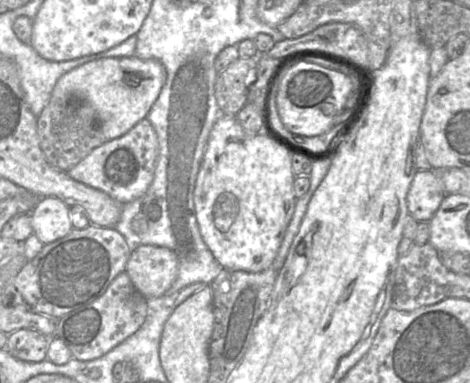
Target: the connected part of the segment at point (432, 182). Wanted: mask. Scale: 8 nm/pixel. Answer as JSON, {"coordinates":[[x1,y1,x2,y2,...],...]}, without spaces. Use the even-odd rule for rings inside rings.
{"coordinates":[[418,170,406,196,410,216,418,222,428,222,446,195,436,170]]}

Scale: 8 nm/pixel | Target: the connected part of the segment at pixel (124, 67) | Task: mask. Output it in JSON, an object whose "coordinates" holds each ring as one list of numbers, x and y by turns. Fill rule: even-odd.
{"coordinates":[[139,57,103,58,81,65,59,78,52,100,81,101,95,111,99,128,107,141,119,138,146,119,166,81,166,70,157,60]]}

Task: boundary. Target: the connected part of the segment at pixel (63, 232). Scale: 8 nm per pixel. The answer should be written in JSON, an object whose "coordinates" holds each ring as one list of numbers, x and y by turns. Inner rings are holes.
{"coordinates":[[41,197,30,216,33,233,44,245,65,237,74,229,69,206,56,197]]}

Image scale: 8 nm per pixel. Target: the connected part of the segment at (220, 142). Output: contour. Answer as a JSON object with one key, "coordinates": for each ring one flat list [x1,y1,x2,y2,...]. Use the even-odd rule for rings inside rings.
{"coordinates":[[221,114,208,137,202,163,197,175,194,190,194,206,201,237,222,268,233,271,258,273,270,268,278,254,285,232,295,210,297,199,294,196,293,184,295,176,292,170,292,156,283,146,270,139,265,133,250,135,239,124,235,115]]}

